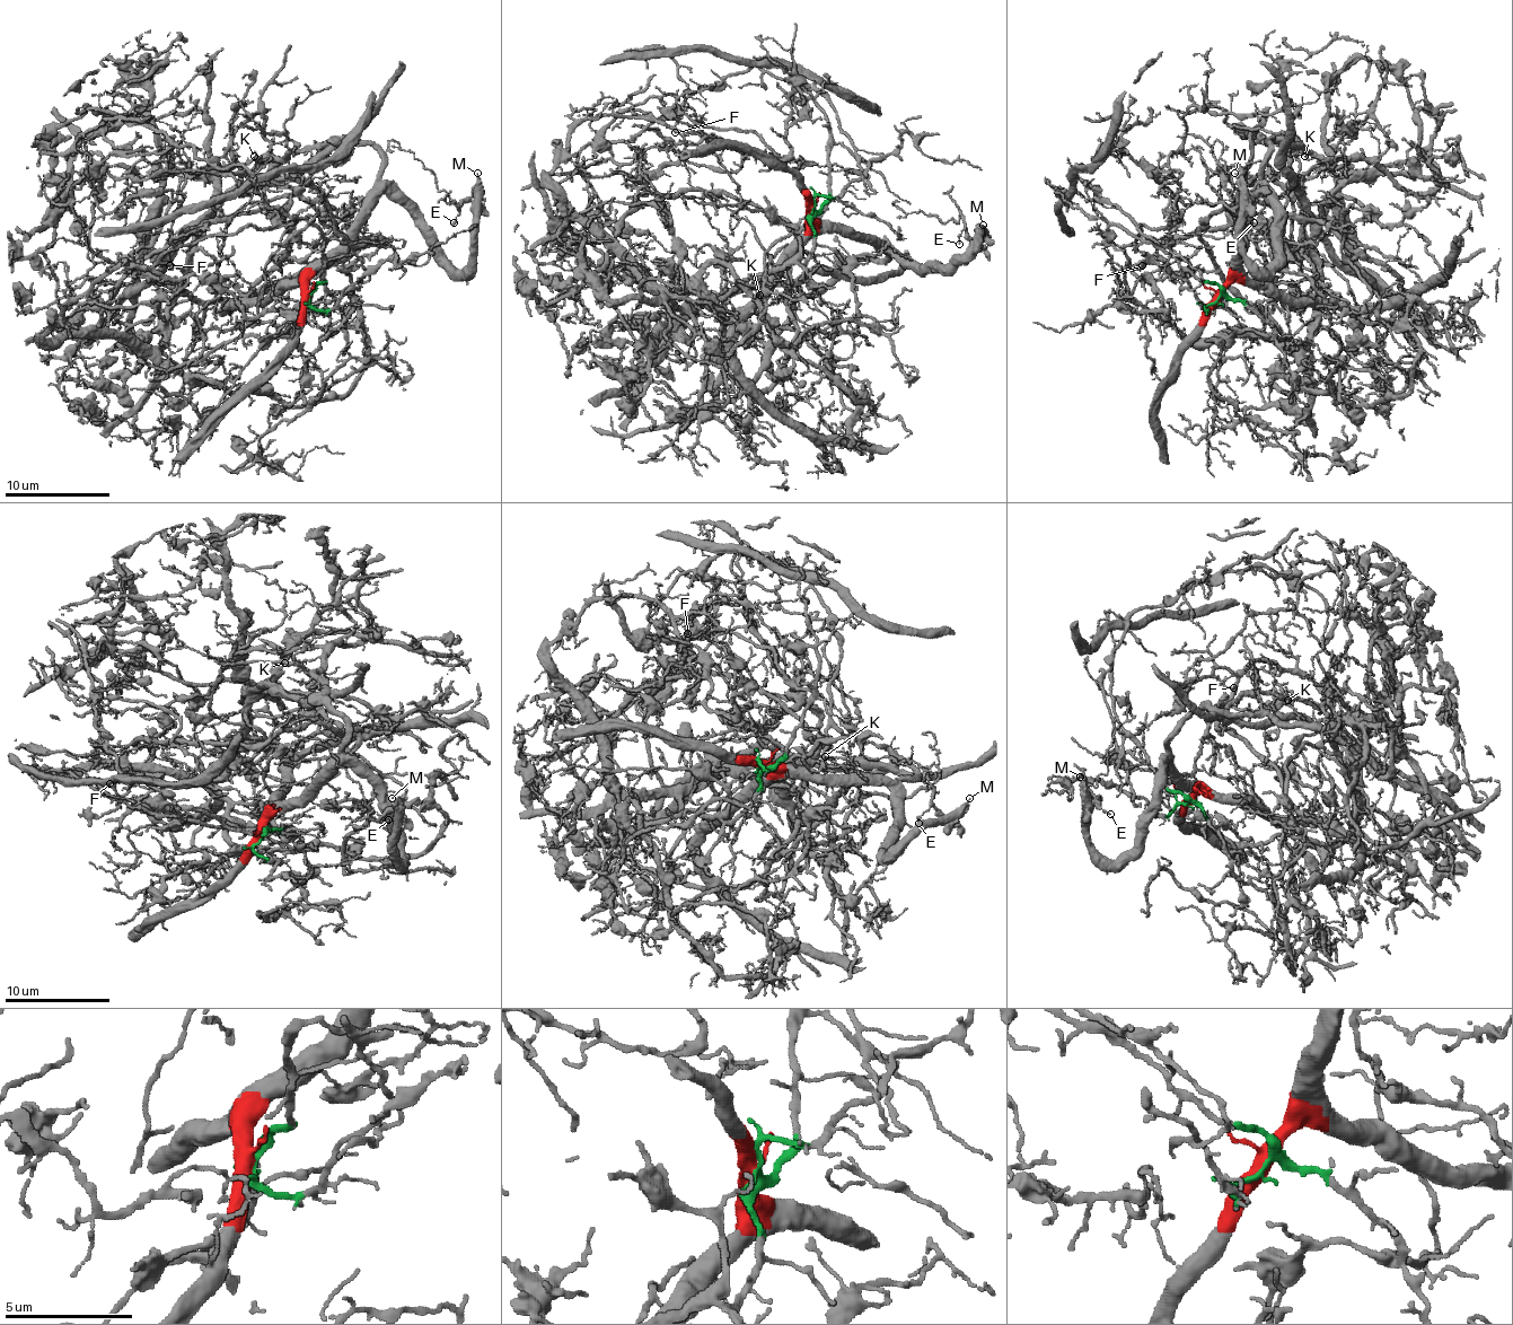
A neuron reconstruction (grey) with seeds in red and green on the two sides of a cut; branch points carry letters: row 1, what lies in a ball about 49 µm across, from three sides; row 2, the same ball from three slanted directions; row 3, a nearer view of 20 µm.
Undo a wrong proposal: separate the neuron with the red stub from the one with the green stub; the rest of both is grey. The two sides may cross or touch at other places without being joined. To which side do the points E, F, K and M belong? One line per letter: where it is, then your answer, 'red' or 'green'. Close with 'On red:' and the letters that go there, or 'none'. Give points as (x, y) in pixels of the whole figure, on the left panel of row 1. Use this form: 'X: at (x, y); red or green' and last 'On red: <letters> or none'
E: at (454, 222); red
F: at (169, 265); green
K: at (254, 156); red
M: at (477, 173); red
On red: E, K, M

